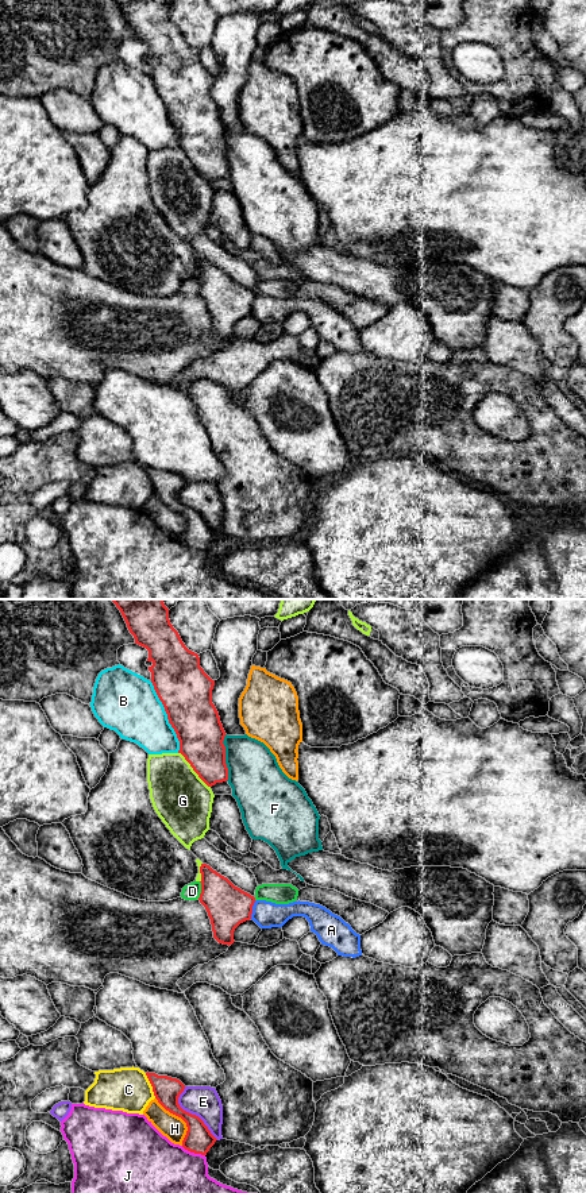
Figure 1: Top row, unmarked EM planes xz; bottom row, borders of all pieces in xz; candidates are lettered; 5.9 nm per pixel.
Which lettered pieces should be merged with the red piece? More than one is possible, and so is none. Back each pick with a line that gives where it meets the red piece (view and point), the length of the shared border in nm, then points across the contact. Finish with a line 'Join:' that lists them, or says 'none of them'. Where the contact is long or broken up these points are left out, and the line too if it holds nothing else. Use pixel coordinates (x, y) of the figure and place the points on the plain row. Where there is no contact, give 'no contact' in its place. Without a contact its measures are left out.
Join: none of them

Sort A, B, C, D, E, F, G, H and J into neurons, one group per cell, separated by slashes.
A / B / C / D / E / F / G / H / J

